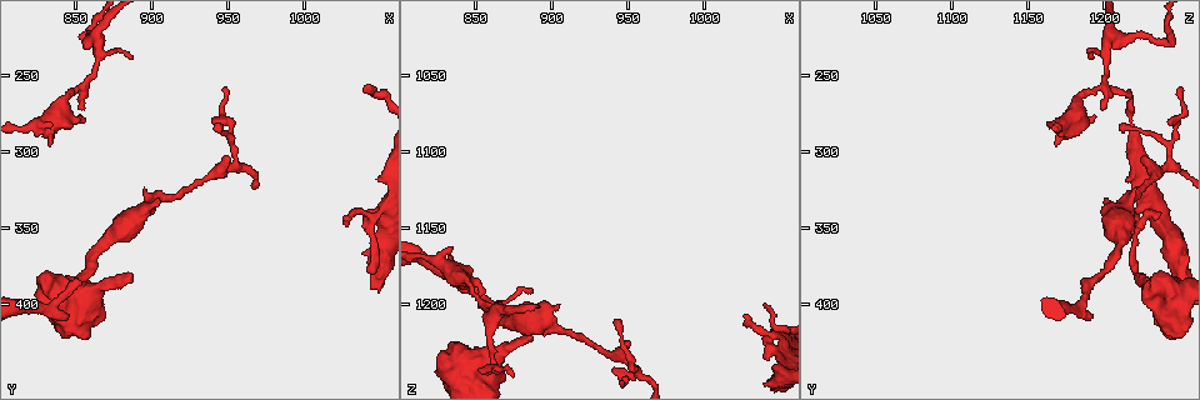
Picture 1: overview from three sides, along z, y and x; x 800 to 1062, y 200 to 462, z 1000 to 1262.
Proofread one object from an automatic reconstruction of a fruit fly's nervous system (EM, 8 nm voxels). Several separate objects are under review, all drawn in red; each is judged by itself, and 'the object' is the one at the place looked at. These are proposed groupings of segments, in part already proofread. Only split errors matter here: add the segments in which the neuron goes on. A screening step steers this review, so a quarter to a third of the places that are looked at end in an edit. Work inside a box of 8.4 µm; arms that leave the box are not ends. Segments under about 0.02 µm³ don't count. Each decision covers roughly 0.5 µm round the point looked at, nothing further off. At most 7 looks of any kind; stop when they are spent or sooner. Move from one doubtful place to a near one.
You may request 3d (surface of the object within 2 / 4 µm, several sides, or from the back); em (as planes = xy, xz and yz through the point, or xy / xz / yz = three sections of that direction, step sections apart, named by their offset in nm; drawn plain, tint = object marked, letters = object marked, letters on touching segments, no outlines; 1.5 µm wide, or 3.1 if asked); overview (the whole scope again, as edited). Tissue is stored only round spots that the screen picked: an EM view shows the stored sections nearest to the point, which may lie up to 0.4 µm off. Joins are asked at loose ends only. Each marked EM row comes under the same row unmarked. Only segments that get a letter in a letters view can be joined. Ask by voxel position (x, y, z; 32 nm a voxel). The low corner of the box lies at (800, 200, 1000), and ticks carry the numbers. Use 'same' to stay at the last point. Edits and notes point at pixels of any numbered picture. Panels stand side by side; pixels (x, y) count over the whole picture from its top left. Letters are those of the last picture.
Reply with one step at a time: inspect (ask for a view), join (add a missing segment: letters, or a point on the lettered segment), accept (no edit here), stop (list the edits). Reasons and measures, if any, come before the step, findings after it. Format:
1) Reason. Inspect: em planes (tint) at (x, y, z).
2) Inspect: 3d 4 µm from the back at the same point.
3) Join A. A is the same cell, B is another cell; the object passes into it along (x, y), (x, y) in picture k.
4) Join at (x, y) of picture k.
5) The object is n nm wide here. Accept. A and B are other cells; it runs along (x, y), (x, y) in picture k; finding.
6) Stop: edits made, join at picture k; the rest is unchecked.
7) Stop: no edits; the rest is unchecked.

Tapers out. Inspect: 3d 4 µm at (1040, 378, 1218).

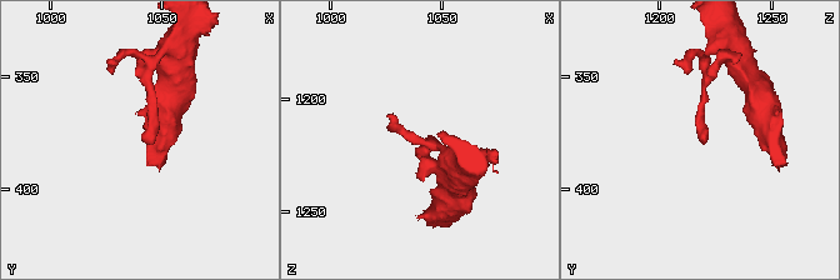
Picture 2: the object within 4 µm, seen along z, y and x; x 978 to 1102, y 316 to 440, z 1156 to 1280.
Now the EM. Inspect: em planes (letters) at (1041, 378, 1218).

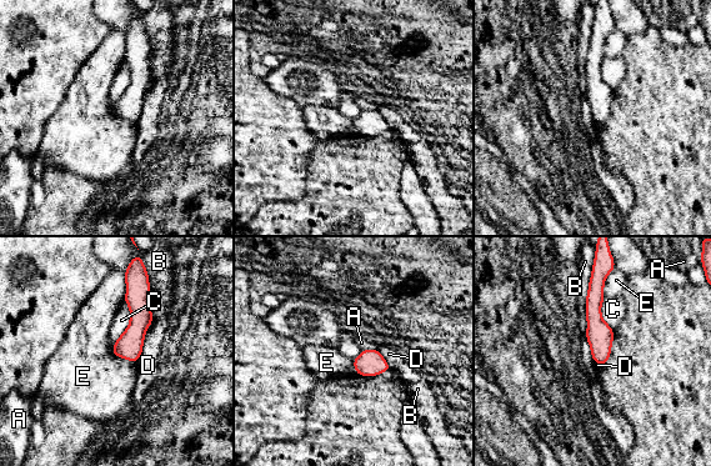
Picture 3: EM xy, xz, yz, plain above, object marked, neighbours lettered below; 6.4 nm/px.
The object is 130 nm wide here. Accept. A, B, C, D and E are other cells; a border runs along (126, 302), (129, 325), (111, 351) in picture 3; none of them fits.

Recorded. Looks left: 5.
Branch stops here. Inspect: em yz step 4 (tint) at (826, 380, 1234).

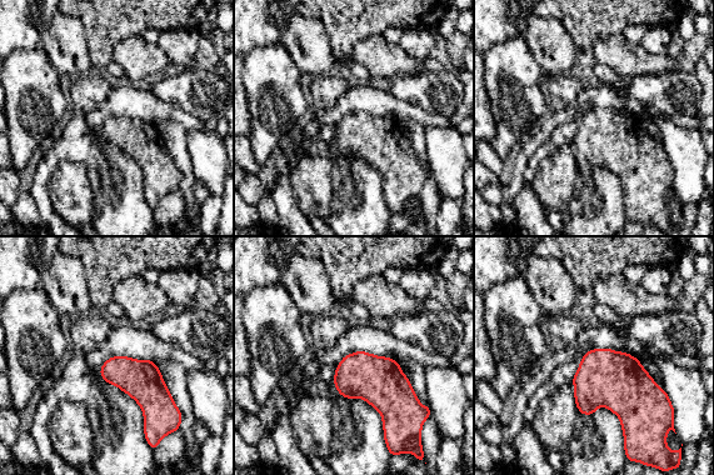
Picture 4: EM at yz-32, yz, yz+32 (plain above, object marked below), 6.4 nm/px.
Inspect: em planes (letters) at the same point.

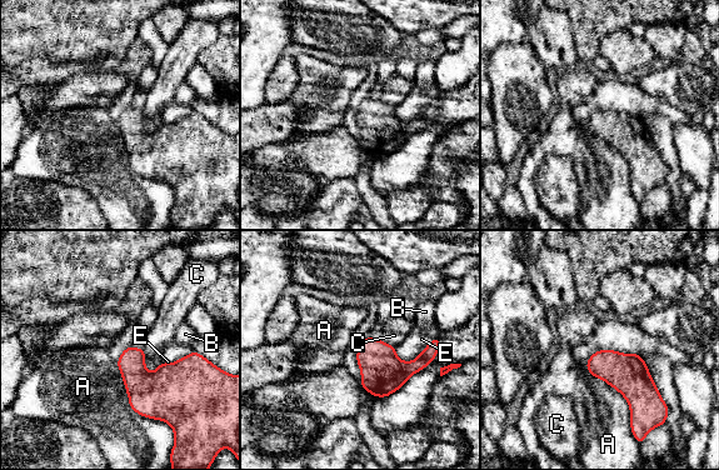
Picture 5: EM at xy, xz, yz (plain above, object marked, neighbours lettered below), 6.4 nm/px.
The longest contact is with A, 500 nm. Accept. A, B, C and E are other cells; no lettered segment goes on from it.

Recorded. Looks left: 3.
Free end. Inspect: 3d 2 µm at (850, 276, 1194).

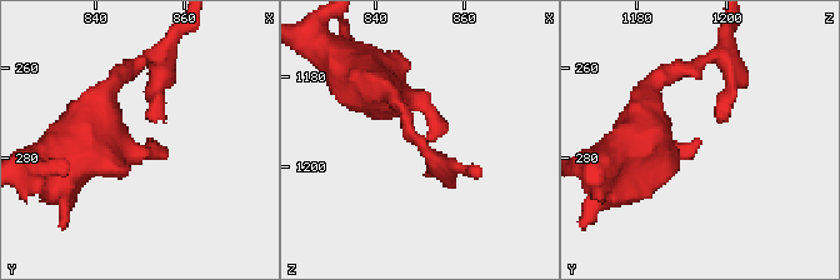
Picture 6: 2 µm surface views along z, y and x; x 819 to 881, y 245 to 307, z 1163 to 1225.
Inspect: em xy step 4 (letters) at (852, 277, 1192).

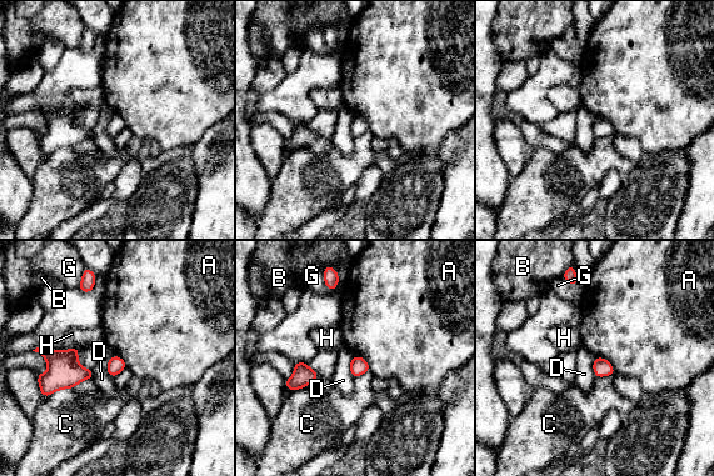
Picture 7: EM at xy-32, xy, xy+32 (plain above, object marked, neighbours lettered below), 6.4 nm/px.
Another direction. Inspect: em planes (letters) at the same point.

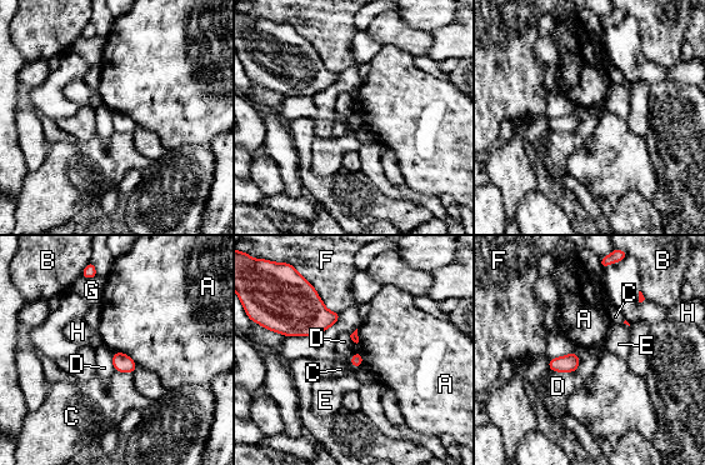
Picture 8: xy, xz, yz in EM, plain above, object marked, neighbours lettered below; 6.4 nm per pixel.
Accept. A, B, C, D, E, F, G and H are other cells; a border runs along (580, 359), (571, 371), (549, 370) in picture 8; none of them fits.

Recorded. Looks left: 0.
Stop: no edits; the rest is unchecked.

